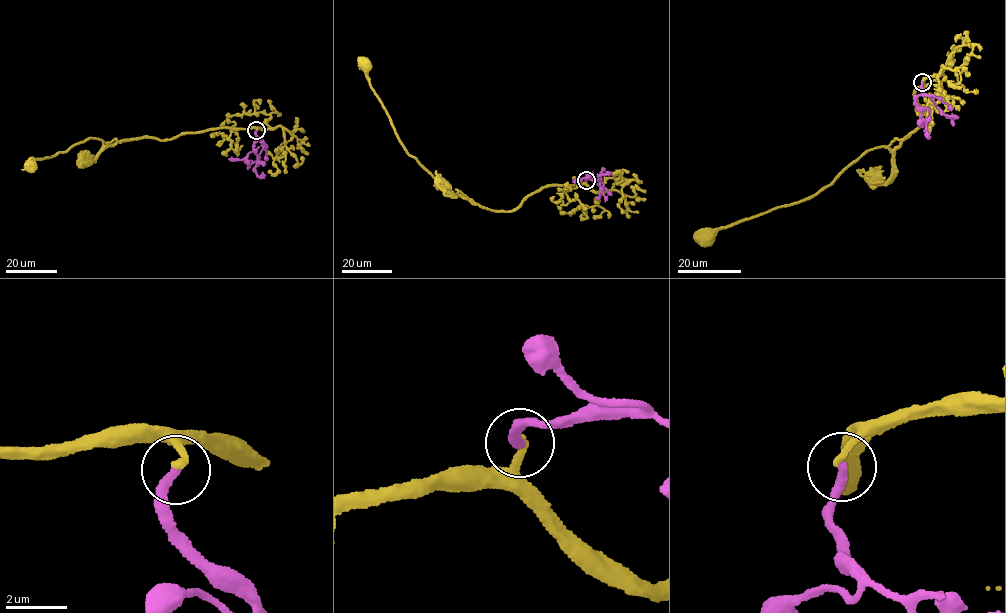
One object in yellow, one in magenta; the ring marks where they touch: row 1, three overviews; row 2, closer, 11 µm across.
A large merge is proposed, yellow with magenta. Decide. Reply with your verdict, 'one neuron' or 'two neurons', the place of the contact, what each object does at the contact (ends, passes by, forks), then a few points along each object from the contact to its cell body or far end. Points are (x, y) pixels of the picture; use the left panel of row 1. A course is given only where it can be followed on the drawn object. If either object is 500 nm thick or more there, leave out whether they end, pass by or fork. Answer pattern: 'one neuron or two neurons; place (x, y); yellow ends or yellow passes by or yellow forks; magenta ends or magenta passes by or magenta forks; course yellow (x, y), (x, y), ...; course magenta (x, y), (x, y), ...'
one neuron; place (256, 130); yellow ends; magenta ends; course yellow (256, 130), (211, 128), (104, 146), (90, 138), (32, 165); course magenta (256, 130), (260, 140), (253, 146), (257, 161), (255, 171), (259, 177), (265, 175)

